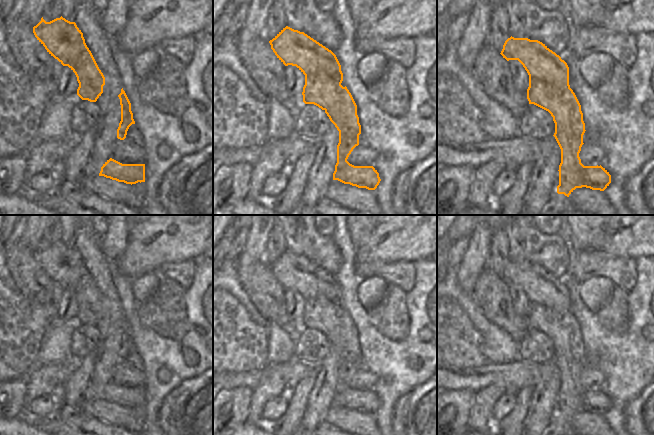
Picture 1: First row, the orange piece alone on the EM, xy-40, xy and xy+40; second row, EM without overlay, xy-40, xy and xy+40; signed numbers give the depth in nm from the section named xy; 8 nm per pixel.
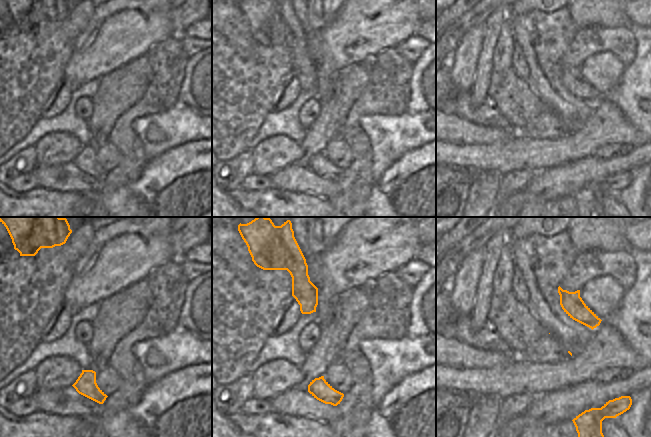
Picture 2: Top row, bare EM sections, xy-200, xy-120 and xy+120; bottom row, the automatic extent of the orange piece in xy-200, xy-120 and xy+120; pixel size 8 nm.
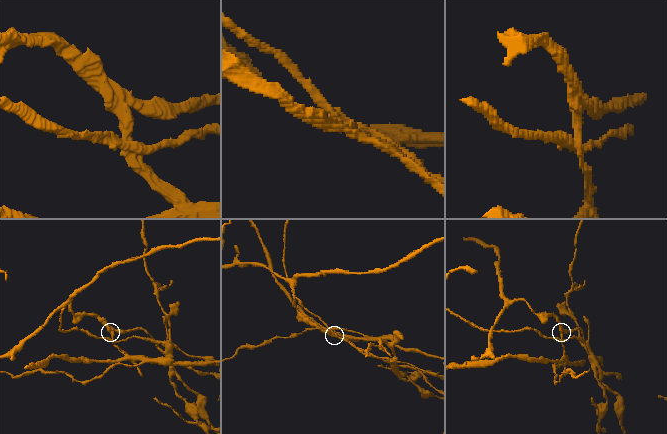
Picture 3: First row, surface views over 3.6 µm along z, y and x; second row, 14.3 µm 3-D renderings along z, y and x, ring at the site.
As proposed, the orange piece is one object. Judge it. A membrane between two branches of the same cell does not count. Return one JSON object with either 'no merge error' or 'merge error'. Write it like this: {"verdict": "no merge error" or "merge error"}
{"verdict": "merge error"}

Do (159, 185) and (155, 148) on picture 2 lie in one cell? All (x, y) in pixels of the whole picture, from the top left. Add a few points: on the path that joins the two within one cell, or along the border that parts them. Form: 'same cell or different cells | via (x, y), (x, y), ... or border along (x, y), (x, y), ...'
different cells | border along (177, 145), (146, 162)

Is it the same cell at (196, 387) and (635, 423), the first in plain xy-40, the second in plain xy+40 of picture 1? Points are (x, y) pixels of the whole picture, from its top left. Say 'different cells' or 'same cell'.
same cell

